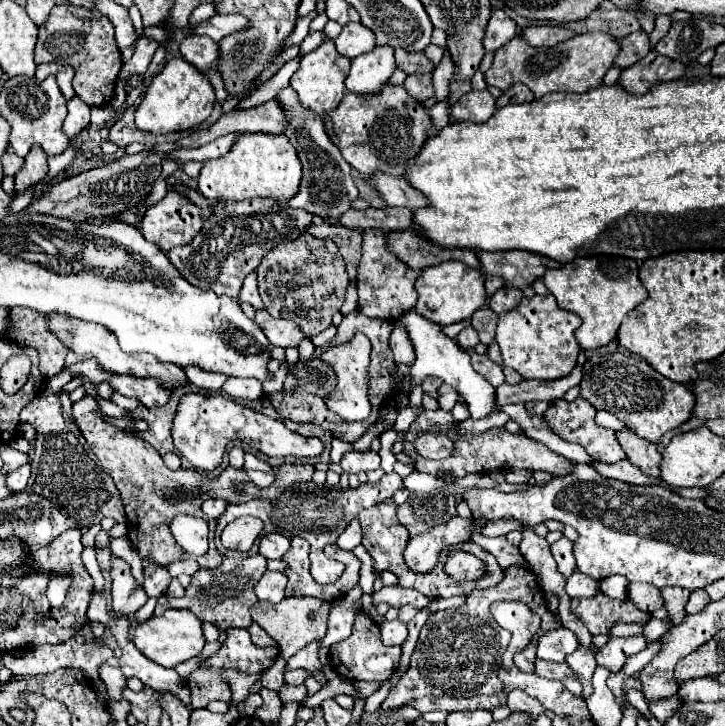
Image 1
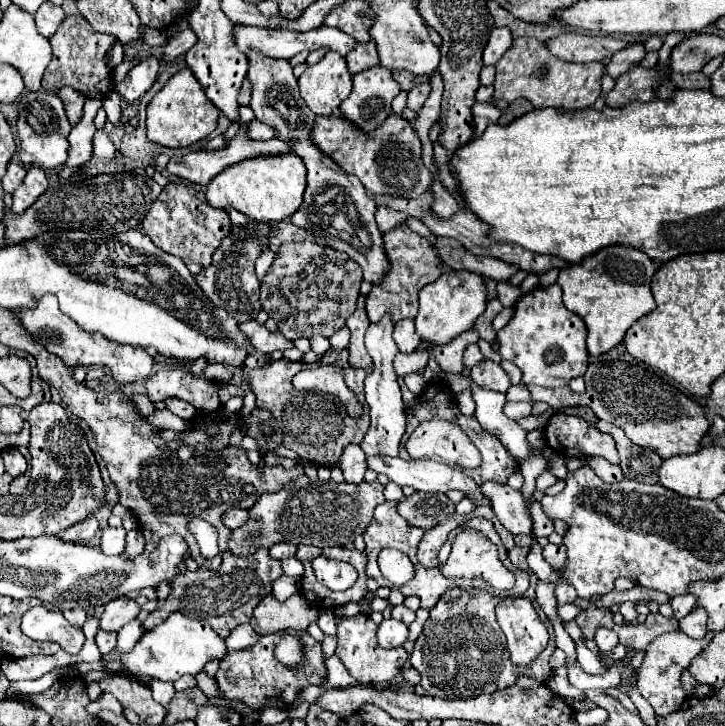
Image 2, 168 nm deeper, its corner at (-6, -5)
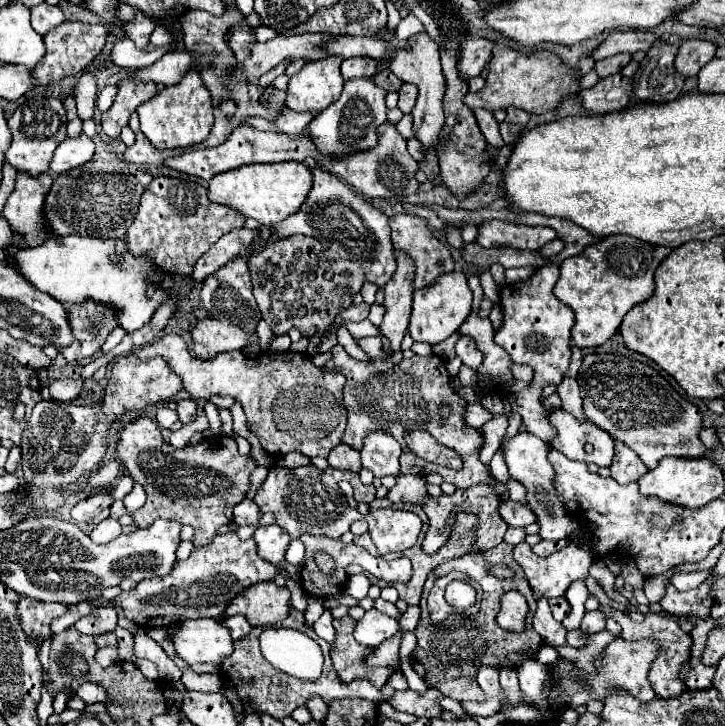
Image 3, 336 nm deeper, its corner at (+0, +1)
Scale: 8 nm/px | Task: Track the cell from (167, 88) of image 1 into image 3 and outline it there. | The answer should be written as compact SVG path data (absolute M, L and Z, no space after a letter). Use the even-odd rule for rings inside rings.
M189 73L189 77L181 79L181 85L173 85L173 89L163 89L153 99L137 109L143 135L157 149L183 149L203 143L209 137L213 127L213 99L209 89L205 87L199 73Z

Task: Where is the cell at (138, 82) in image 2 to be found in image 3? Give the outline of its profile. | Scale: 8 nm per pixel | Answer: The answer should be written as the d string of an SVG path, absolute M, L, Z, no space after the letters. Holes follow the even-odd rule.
M119 81L117 87L119 91L111 109L101 115L101 131L109 139L119 139L121 129L129 125L131 113L157 93L155 85L129 85L129 81Z

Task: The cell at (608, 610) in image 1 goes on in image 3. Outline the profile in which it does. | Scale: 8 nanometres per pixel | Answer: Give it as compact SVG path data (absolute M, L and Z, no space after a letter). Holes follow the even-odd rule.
M609 605L601 607L605 611L607 617L613 617L619 625L621 625L621 637L627 639L627 641L641 641L641 639L653 639L659 643L659 659L651 663L651 669L649 669L649 683L653 687L653 691L657 693L657 697L663 697L663 699L671 699L671 697L677 697L685 691L685 685L683 681L679 679L679 671L681 671L681 665L689 659L689 653L691 653L691 645L693 645L693 639L689 633L681 631L681 627L671 621L671 619L663 619L659 617L657 613L649 613L645 615L643 621L631 621L625 613L621 613L619 609L611 609Z

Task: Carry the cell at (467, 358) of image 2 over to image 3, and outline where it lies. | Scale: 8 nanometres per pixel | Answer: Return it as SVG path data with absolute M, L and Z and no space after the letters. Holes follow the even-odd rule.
M454 333L450 337L448 337L445 341L433 345L432 350L433 353L439 355L439 357L443 357L443 359L451 360L456 357L455 353L455 345L460 337L459 333Z

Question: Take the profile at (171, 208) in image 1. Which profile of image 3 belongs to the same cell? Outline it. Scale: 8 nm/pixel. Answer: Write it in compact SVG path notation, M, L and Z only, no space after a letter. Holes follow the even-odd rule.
M155 177L143 191L135 221L127 227L125 241L133 257L153 257L157 267L177 277L189 277L195 261L211 249L211 245L233 229L241 229L245 217L235 209L209 201L207 189L195 181L177 177Z

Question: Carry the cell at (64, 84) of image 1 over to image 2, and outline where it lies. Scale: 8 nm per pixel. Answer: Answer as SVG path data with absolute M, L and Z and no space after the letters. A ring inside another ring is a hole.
M61 87L59 91L55 91L55 95L63 101L67 117L69 117L71 125L75 125L83 115L83 103L85 103L83 95L79 95L79 91L75 91L73 87Z

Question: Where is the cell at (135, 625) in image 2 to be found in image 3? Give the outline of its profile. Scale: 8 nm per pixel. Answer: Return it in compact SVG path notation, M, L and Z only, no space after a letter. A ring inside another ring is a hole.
M105 647L105 649L99 649L95 657L97 657L97 663L99 663L101 667L109 667L109 665L113 665L113 663L119 659L117 647Z

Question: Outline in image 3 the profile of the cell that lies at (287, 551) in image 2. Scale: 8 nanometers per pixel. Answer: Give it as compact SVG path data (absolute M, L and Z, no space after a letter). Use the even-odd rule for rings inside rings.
M269 525L269 527L259 527L255 533L253 533L253 539L257 543L257 549L259 549L259 555L265 559L265 561L273 561L277 567L279 567L279 573L285 575L283 567L281 567L281 561L285 559L285 551L291 543L291 537L287 535L285 529L281 529L279 525Z

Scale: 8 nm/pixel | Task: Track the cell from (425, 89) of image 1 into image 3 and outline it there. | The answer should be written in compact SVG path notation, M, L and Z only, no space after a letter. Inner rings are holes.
M403 83L399 89L399 109L403 113L411 113L415 101L417 101L417 87L413 83Z

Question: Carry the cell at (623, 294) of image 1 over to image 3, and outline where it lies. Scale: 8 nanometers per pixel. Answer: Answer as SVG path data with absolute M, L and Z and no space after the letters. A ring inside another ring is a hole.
M609 235L595 245L589 245L581 255L561 263L555 295L575 313L575 325L571 329L575 345L581 349L603 345L615 335L625 313L655 291L653 275L659 267L655 249L655 245L631 235Z

